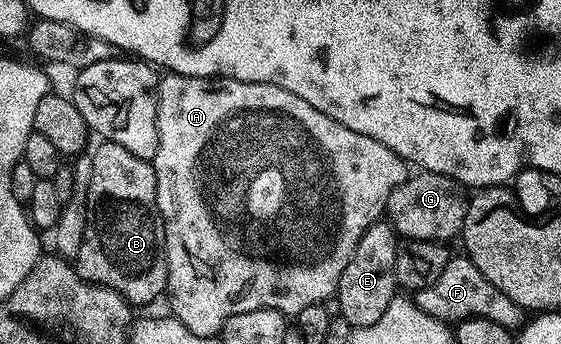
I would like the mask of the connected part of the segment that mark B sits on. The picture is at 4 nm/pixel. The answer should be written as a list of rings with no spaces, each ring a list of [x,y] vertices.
[[[106,140],[98,143],[100,146],[96,150],[90,151],[93,160],[93,180],[89,180],[89,192],[85,195],[85,221],[83,231],[85,240],[81,240],[79,254],[73,259],[76,272],[87,282],[93,282],[97,286],[104,286],[110,290],[116,290],[123,295],[126,302],[130,302],[132,307],[147,306],[154,298],[163,298],[167,288],[167,253],[165,252],[165,236],[163,235],[163,215],[159,212],[157,204],[157,176],[154,165],[146,158],[133,156],[133,152],[128,152],[126,148],[121,148],[121,144],[113,144]]]

